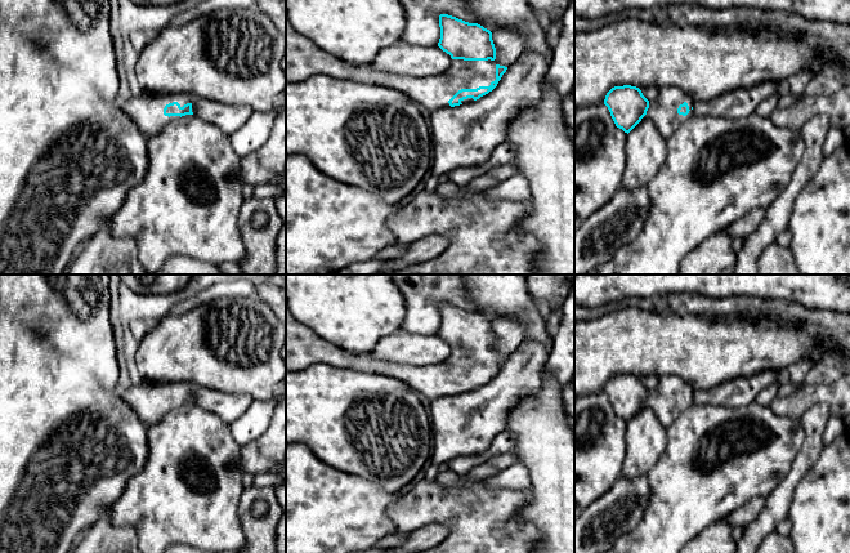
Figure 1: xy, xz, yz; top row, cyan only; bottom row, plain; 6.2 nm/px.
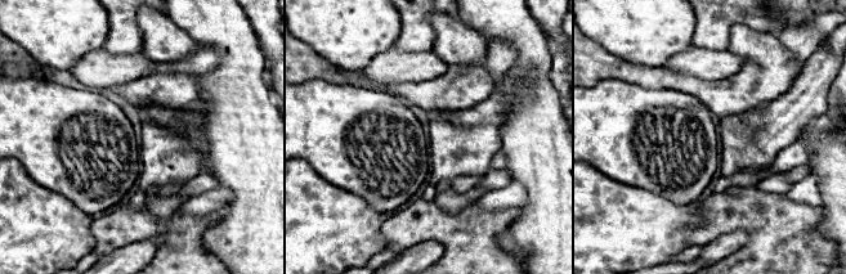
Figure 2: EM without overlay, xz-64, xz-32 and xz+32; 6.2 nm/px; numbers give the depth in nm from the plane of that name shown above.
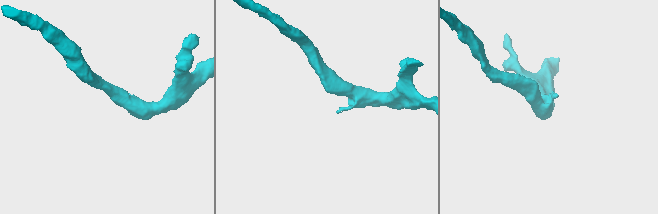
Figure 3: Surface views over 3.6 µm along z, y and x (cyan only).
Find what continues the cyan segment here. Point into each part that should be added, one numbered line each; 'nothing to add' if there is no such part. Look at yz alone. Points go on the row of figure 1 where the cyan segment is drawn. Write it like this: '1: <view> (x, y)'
1: yz (662, 111)

